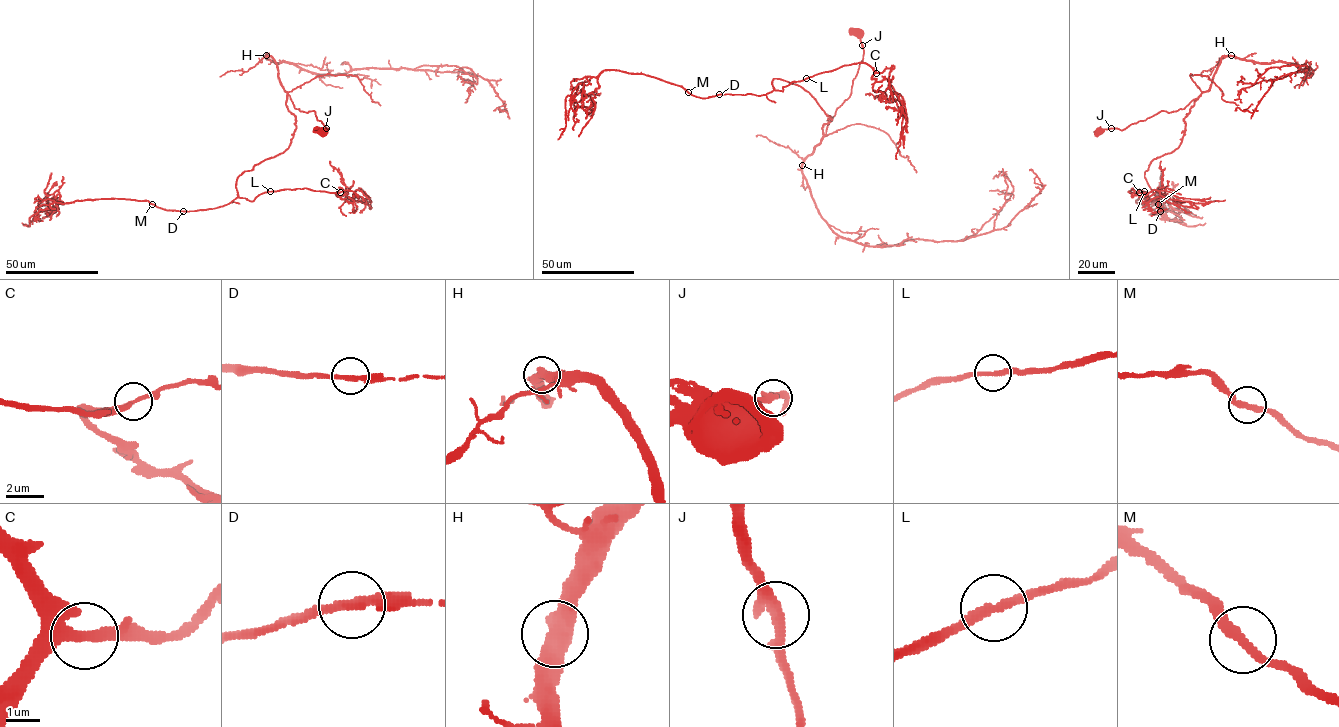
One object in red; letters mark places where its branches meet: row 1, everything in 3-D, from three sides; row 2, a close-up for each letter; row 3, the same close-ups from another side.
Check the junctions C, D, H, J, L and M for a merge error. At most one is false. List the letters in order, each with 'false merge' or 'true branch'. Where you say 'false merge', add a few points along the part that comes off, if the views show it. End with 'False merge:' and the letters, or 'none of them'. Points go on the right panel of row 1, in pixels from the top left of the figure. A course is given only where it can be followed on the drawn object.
C: true branch
D: true branch
H: true branch
J: true branch
L: true branch
M: true branch
False merge: none of them

